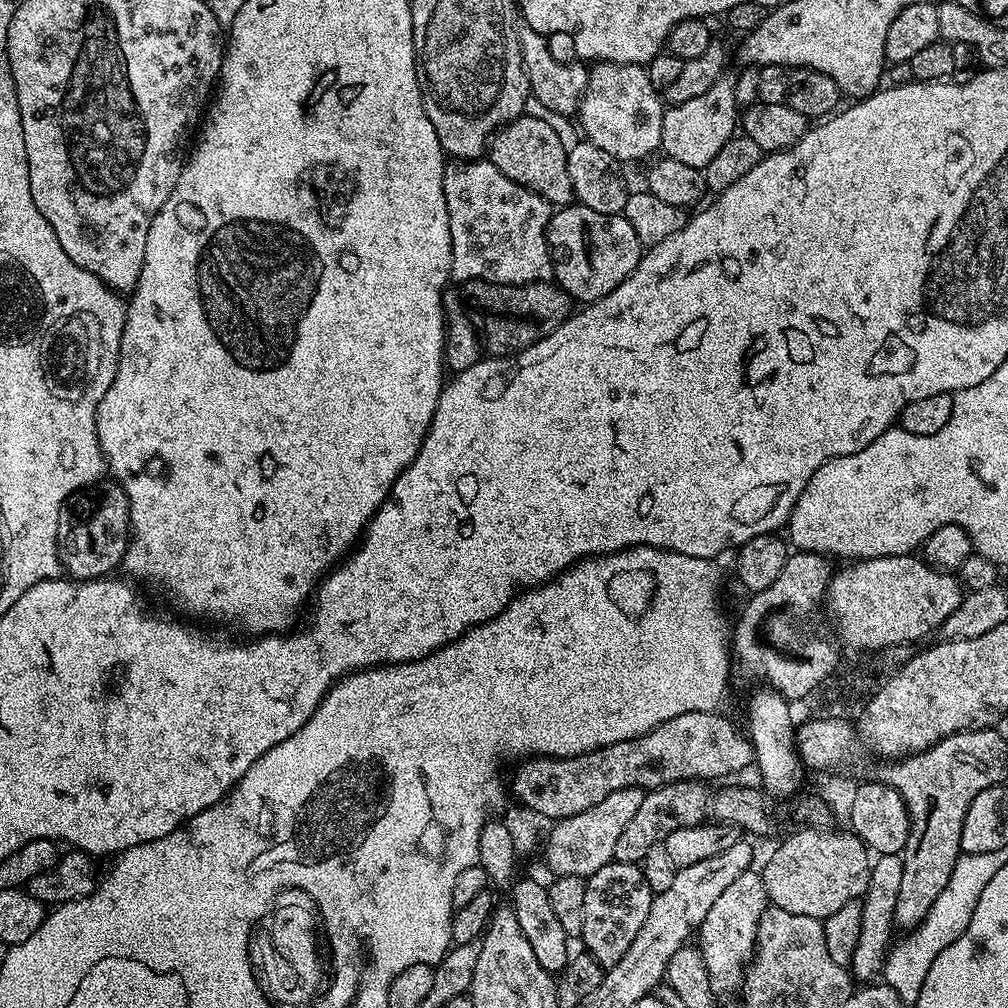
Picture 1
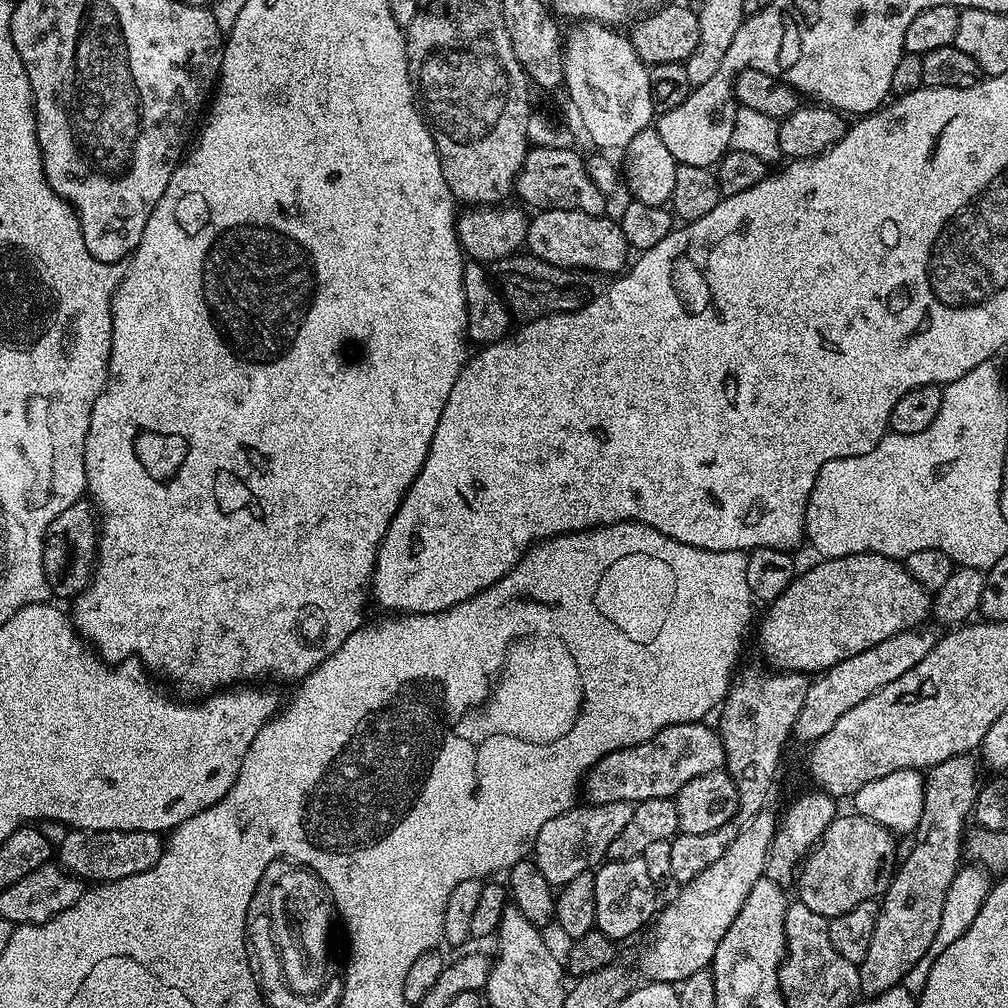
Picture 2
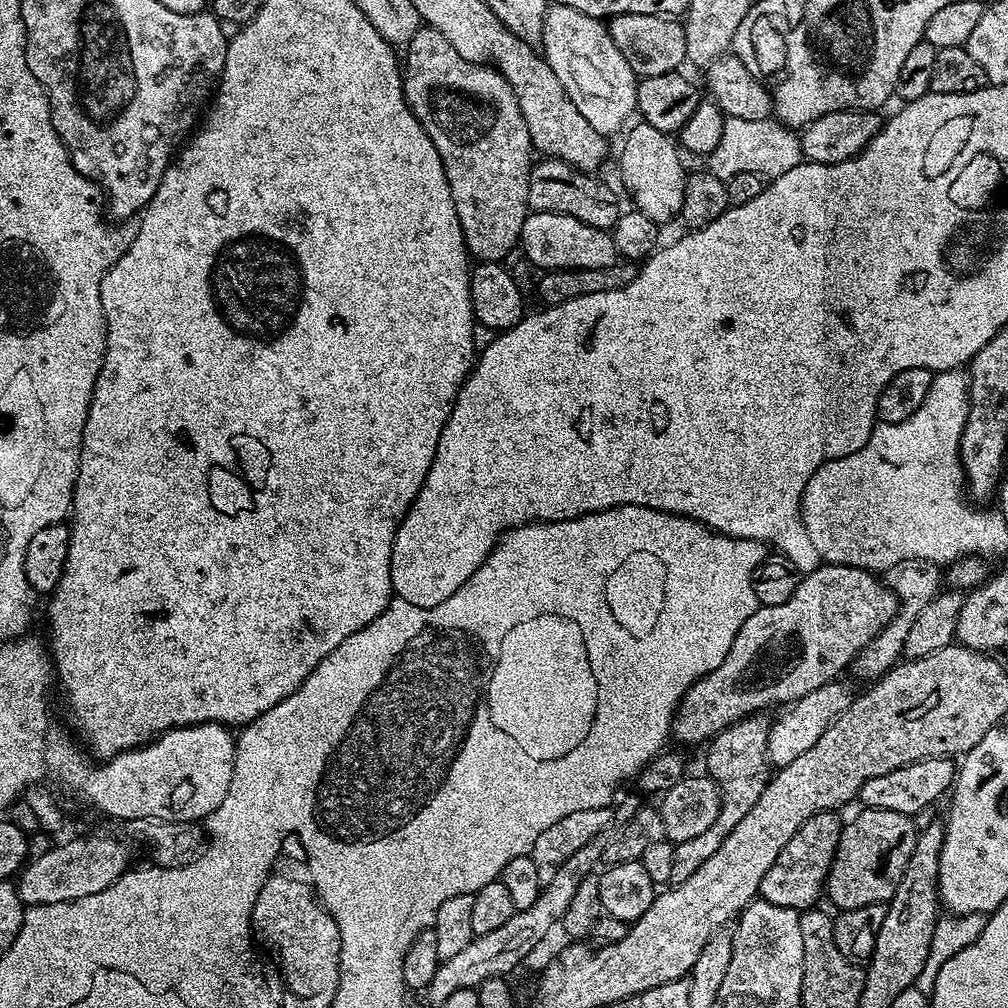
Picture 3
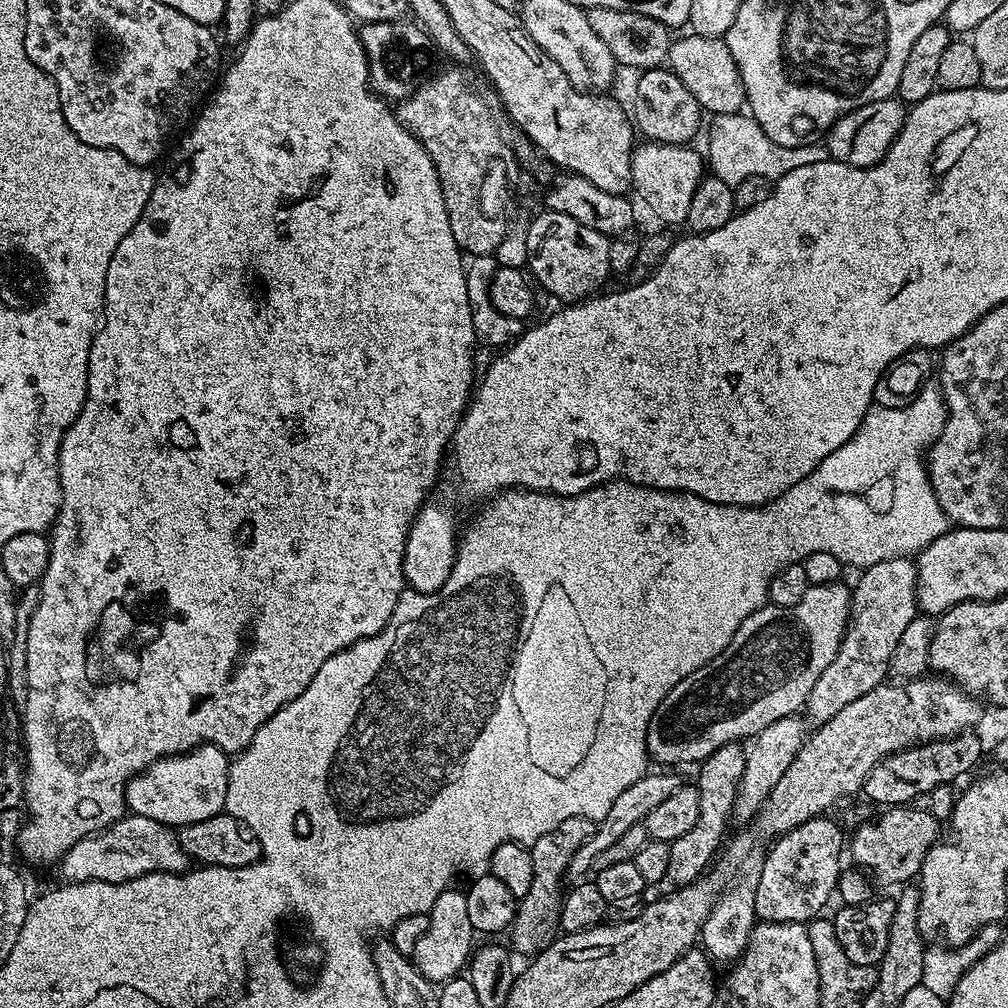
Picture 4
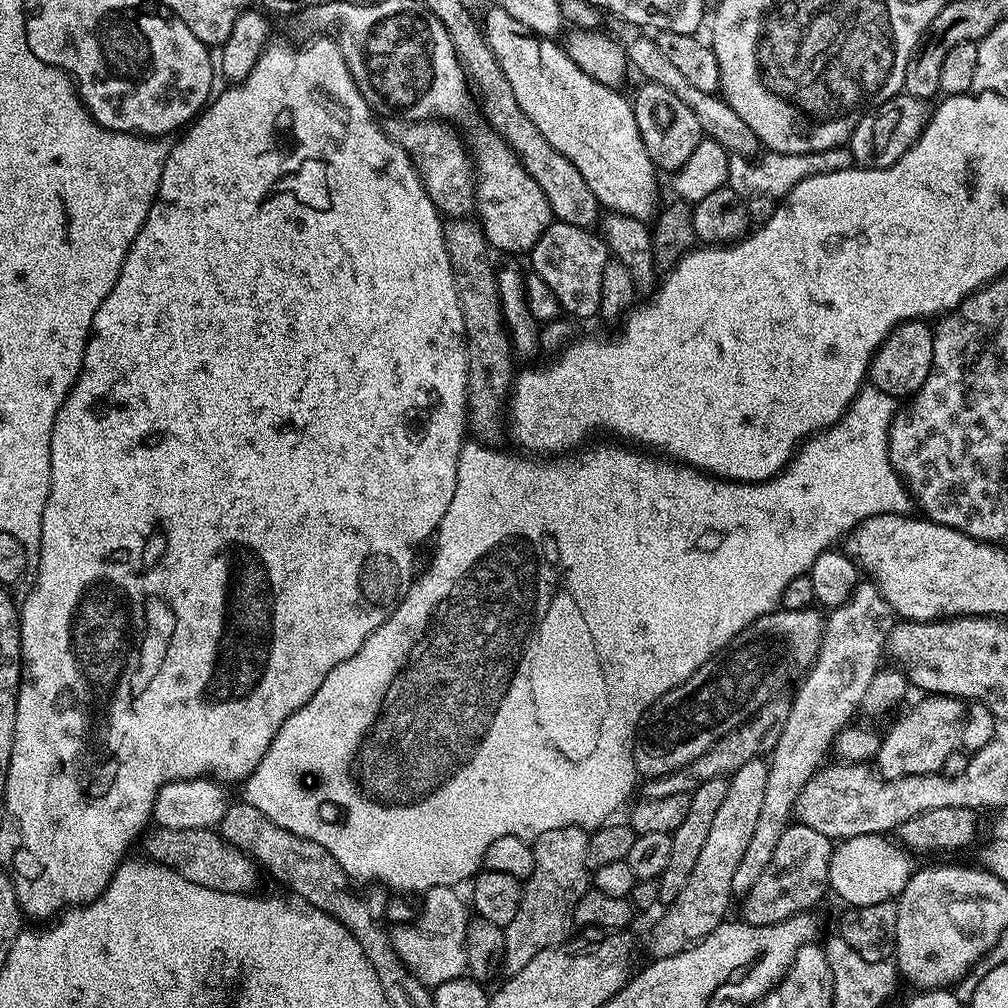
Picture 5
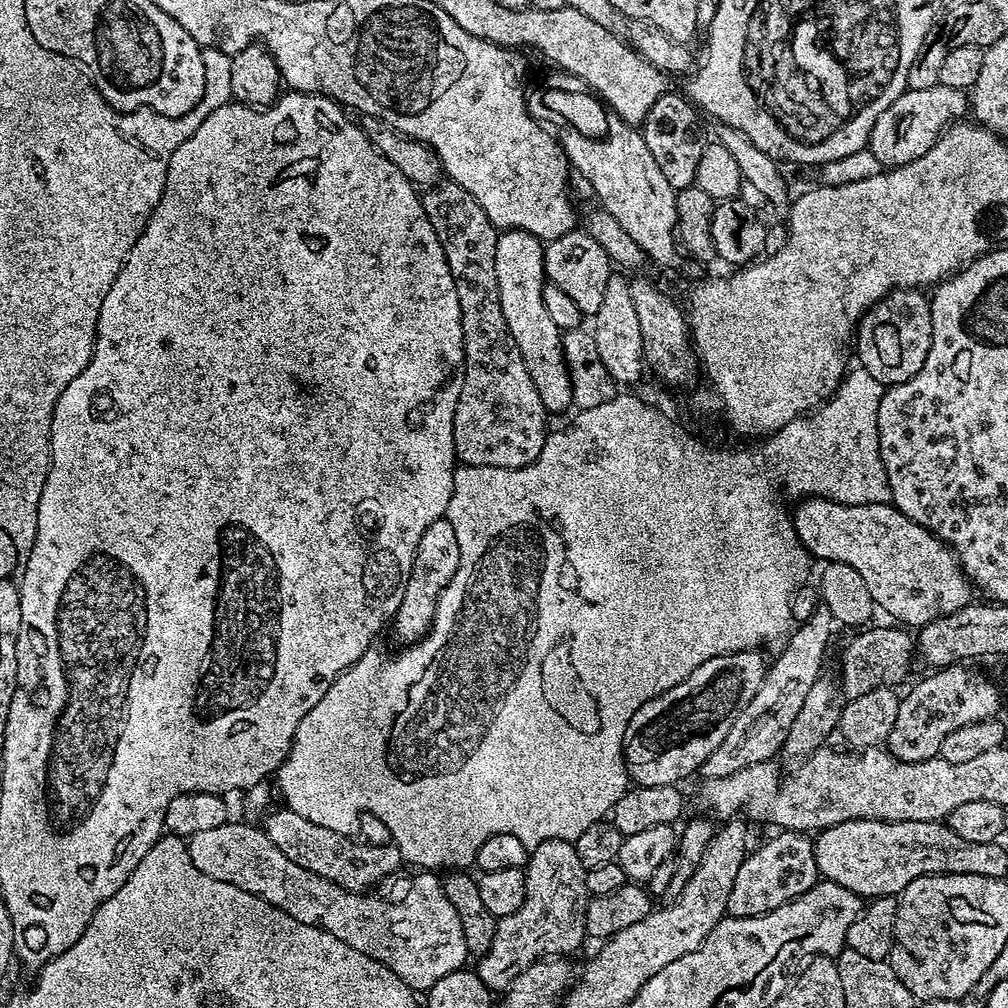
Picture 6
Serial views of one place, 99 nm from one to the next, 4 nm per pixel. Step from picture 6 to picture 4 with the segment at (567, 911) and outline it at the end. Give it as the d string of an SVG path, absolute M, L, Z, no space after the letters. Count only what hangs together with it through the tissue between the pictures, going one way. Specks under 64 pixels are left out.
M575 816L566 819L554 830L547 831L530 846L531 862L534 865L533 883L528 893L517 903L516 917L510 929L510 946L515 953L535 954L547 948L555 939L559 927L560 907L563 904L562 880L565 881L572 856L595 829L595 821Z

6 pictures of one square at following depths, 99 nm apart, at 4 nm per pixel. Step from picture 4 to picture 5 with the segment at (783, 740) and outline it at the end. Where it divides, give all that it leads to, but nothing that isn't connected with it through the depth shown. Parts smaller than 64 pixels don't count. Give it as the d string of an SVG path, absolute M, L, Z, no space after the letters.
M761 758L746 762L746 766L732 773L728 780L726 799L714 813L710 834L706 837L702 854L698 857L698 863L694 866L685 889L672 904L667 905L664 911L666 913L654 926L650 946L657 959L684 952L725 921L730 902L734 900L734 874L742 863L742 854L746 854L746 846L750 846L750 838L758 823L758 814L762 811L769 767L769 761Z

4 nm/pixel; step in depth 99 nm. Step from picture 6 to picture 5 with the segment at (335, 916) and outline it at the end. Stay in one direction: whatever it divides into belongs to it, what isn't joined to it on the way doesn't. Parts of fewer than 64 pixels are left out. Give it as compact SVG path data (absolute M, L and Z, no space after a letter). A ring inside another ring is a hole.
M157 827L156 832L149 831L143 837L142 845L149 852L151 859L158 864L167 864L179 876L194 882L198 886L213 888L219 892L251 893L256 884L258 865L241 848L224 841L219 831L210 828L194 830L170 830ZM152 832L152 833L151 833ZM455 887L429 888L423 893L424 909L418 919L403 925L400 933L392 936L392 944L398 950L398 958L412 971L414 978L423 984L435 986L442 982L450 982L454 978L465 975L466 934L470 923L470 908L467 903L460 901Z

